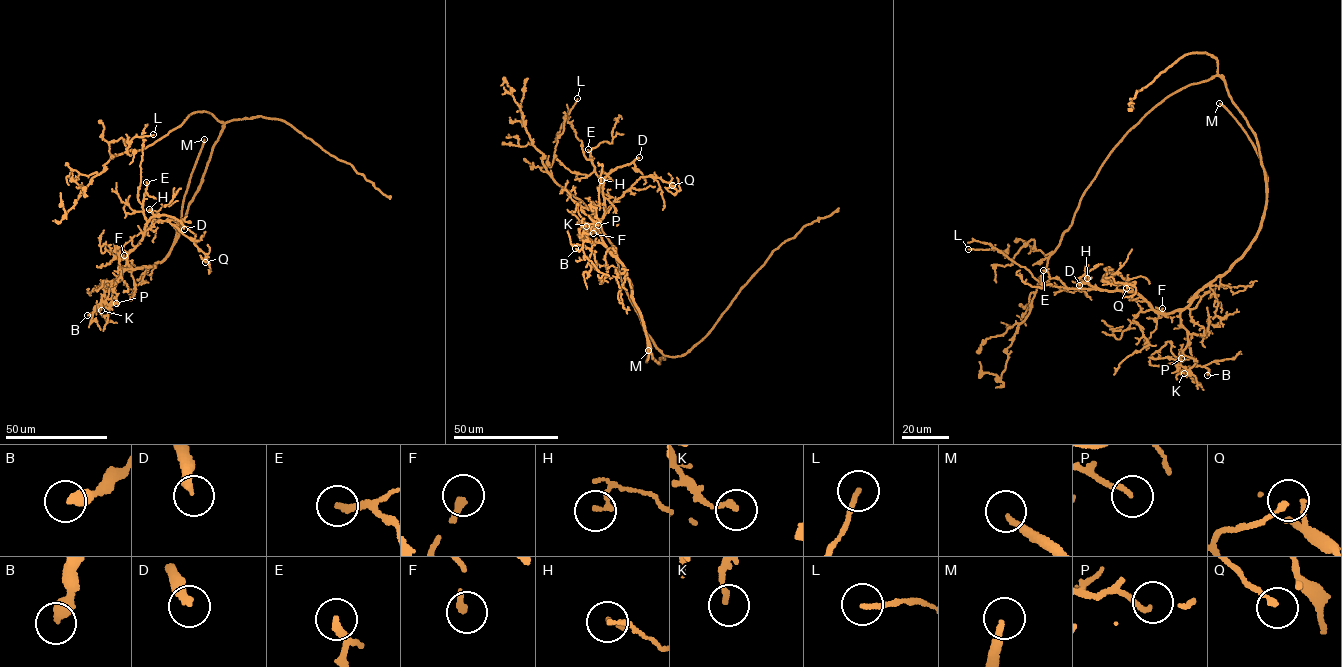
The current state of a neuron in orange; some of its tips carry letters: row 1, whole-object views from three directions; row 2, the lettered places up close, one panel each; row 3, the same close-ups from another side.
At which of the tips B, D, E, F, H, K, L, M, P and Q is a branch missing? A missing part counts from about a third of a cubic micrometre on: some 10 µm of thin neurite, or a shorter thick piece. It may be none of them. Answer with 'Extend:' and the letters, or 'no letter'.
Extend: D, M

